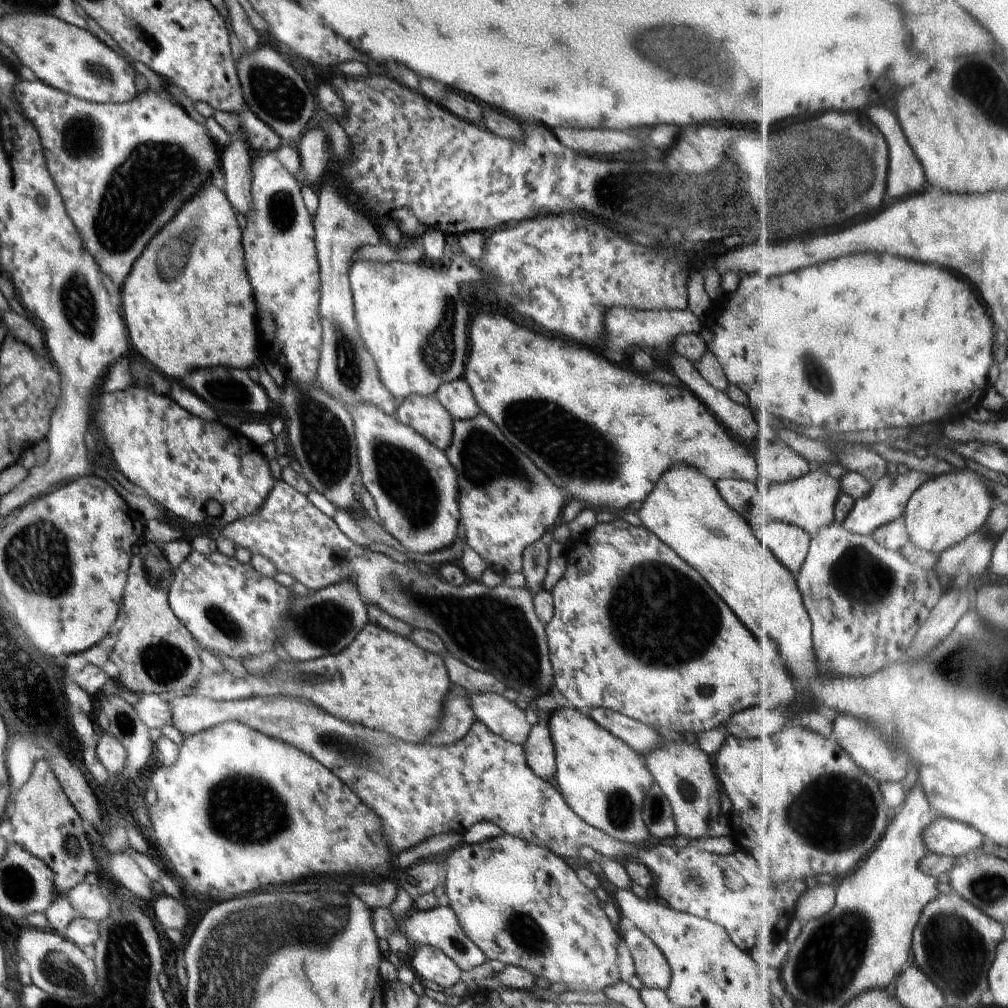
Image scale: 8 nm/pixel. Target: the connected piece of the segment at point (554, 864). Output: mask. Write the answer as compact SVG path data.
M503 833L492 840L484 840L478 844L464 843L460 848L455 848L445 861L443 876L443 887L446 896L450 900L450 908L454 912L460 927L464 930L468 939L481 951L488 960L498 960L504 966L514 966L528 970L534 977L545 978L552 984L564 984L566 986L566 998L570 999L593 999L592 996L604 994L604 990L613 987L621 982L620 974L616 964L617 947L622 937L618 933L616 925L608 916L604 907L601 907L599 898L593 890L589 890L577 876L575 872L562 858L559 858L546 844L530 844L522 838Z

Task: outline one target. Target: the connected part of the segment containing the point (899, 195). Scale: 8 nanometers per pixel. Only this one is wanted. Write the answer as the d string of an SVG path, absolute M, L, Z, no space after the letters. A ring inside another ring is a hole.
M874 106L868 110L868 114L880 126L891 145L888 193L892 196L892 202L920 192L926 186L928 178L898 116L884 106Z

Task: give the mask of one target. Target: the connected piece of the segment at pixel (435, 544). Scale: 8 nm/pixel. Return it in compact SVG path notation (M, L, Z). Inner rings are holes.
M372 404L345 408L356 426L362 483L375 502L385 534L408 552L428 554L450 549L458 539L460 506L458 478L445 452Z

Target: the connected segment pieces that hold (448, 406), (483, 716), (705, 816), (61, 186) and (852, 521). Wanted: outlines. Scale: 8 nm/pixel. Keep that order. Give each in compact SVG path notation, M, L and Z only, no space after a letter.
M463 377L445 383L434 398L453 420L471 420L481 412Z
M466 692L477 721L503 740L522 747L531 728L524 711L500 694Z
M666 740L660 748L648 752L644 762L672 808L677 835L690 838L692 844L705 838L708 822L720 815L723 793L709 756L690 744Z
M36 80L35 82L20 82L20 84L16 84L14 98L16 98L16 102L20 102L20 108L24 110L24 116L30 118L30 122L34 124L34 128L40 134L40 141L44 148L44 157L46 158L49 174L55 183L58 193L61 195L66 213L76 226L83 248L86 248L86 251L96 260L100 271L109 276L118 287L124 284L134 262L140 257L148 242L152 240L152 236L156 236L156 232L164 224L168 224L168 220L172 220L172 216L178 212L178 208L184 202L188 202L194 194L198 194L198 190L208 182L208 178L214 178L212 175L214 170L220 168L219 158L221 150L212 142L212 138L208 135L205 126L193 120L180 104L170 100L170 96L166 92L162 92L160 95L158 92L149 89L146 92L138 92L136 98L132 98L132 100L124 103L90 103Z
M916 470L906 472L906 474L898 473L897 478L887 475L874 487L870 496L856 502L854 510L852 510L848 520L844 522L843 527L852 533L873 536L886 524L896 522L896 520L900 520L907 514L907 506L912 496L915 496L915 493L924 487L928 478L923 472L916 472Z

